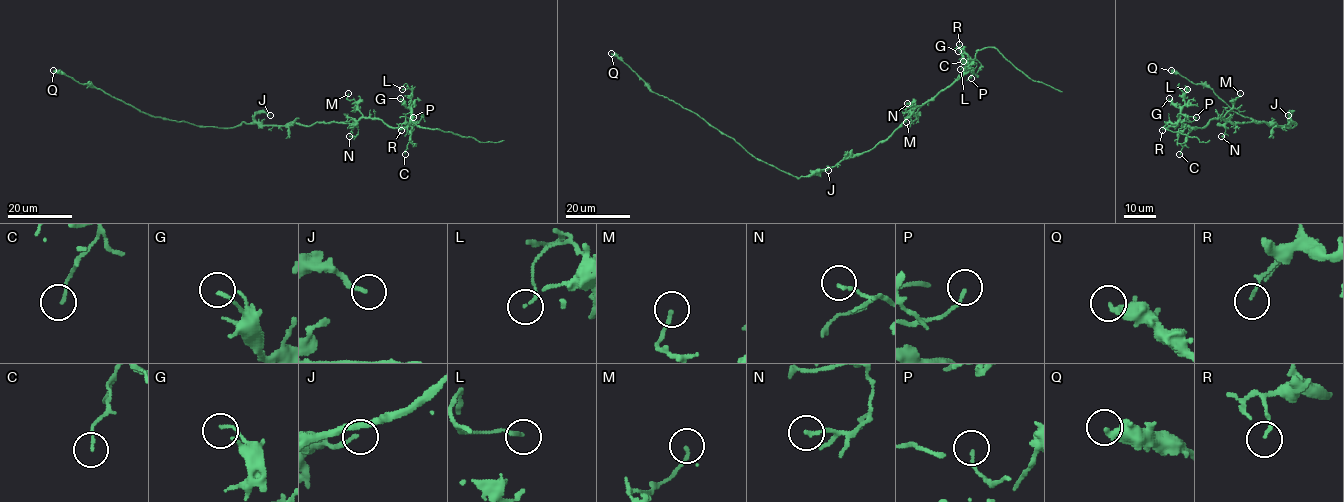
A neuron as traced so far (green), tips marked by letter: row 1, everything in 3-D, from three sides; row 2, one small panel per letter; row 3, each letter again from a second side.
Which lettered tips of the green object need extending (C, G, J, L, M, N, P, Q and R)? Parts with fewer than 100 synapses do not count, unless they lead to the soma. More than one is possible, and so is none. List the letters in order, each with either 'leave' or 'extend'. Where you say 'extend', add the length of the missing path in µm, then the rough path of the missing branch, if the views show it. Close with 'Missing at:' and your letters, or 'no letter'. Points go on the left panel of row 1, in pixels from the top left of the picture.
C: leave
G: leave
J: leave
L: leave
M: leave
N: leave
P: leave
Q: leave
R: leave
Missing at: no letter

